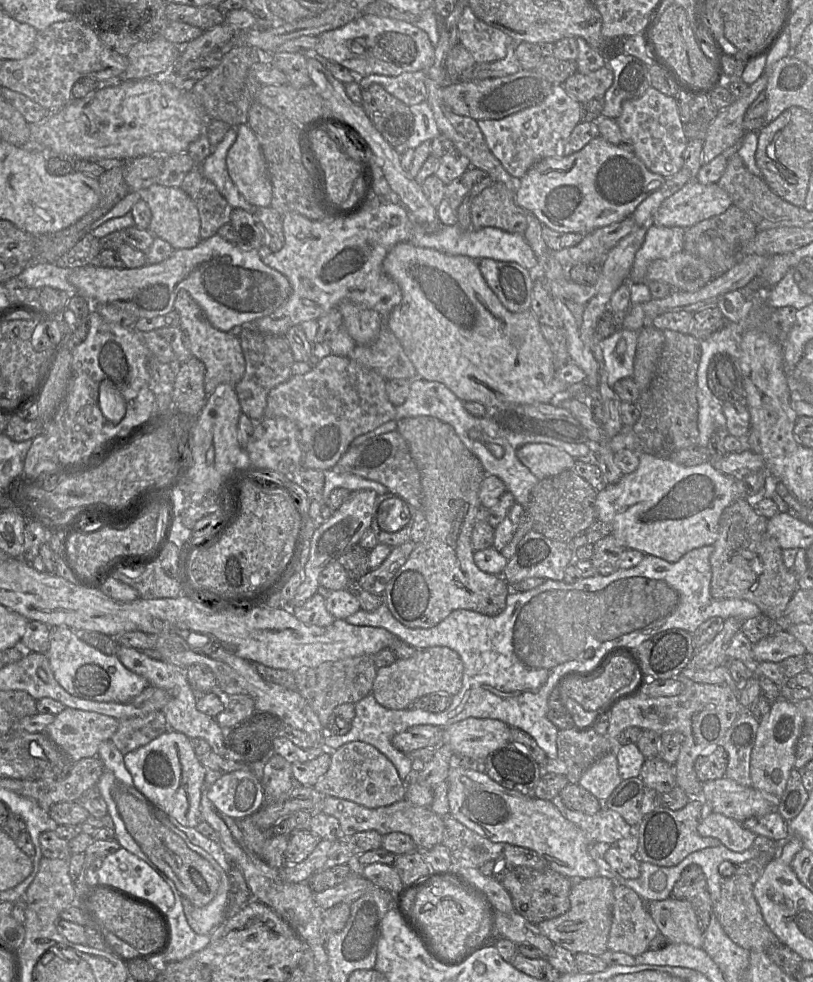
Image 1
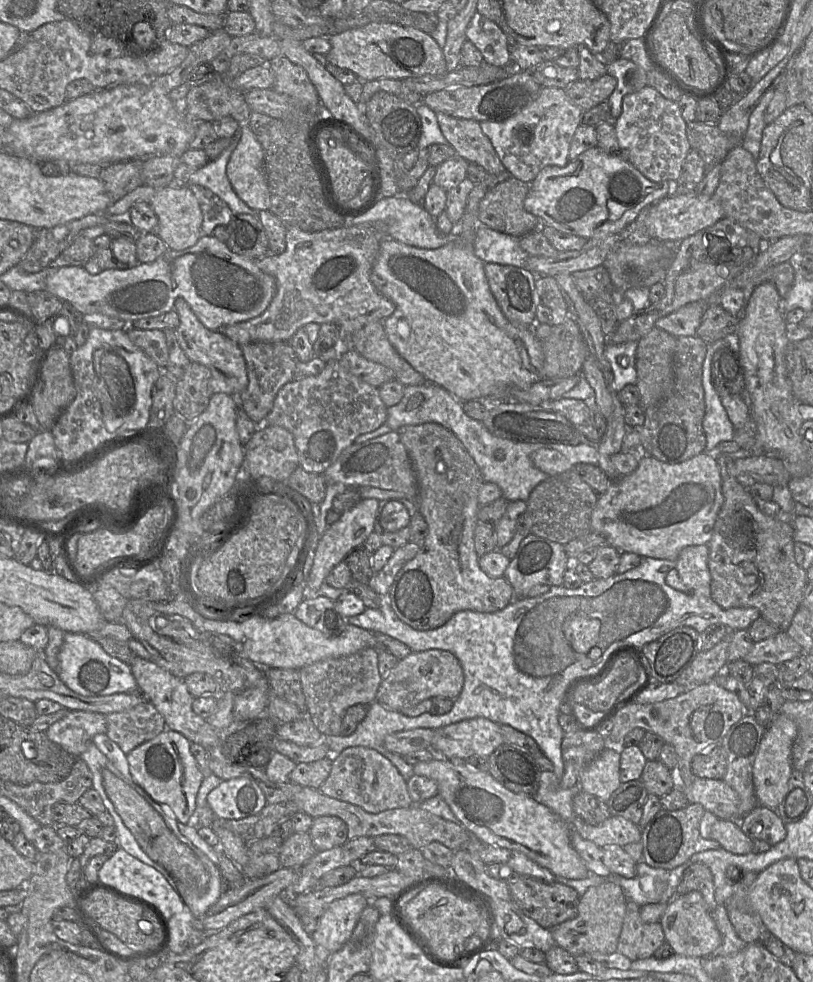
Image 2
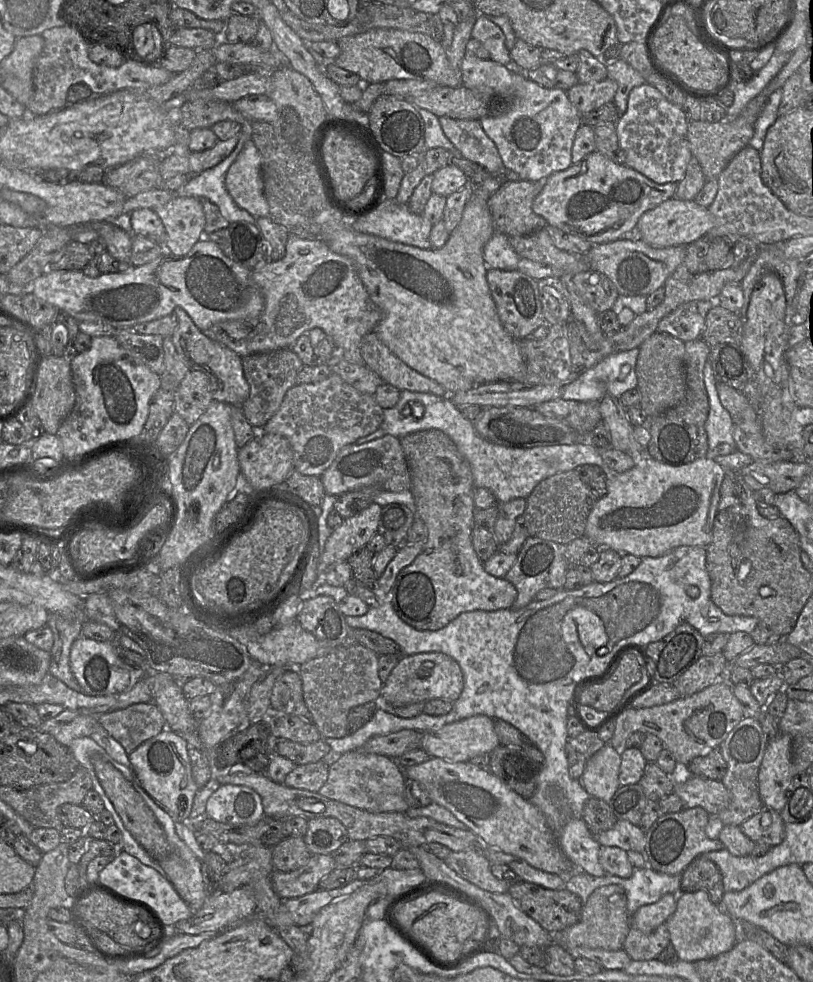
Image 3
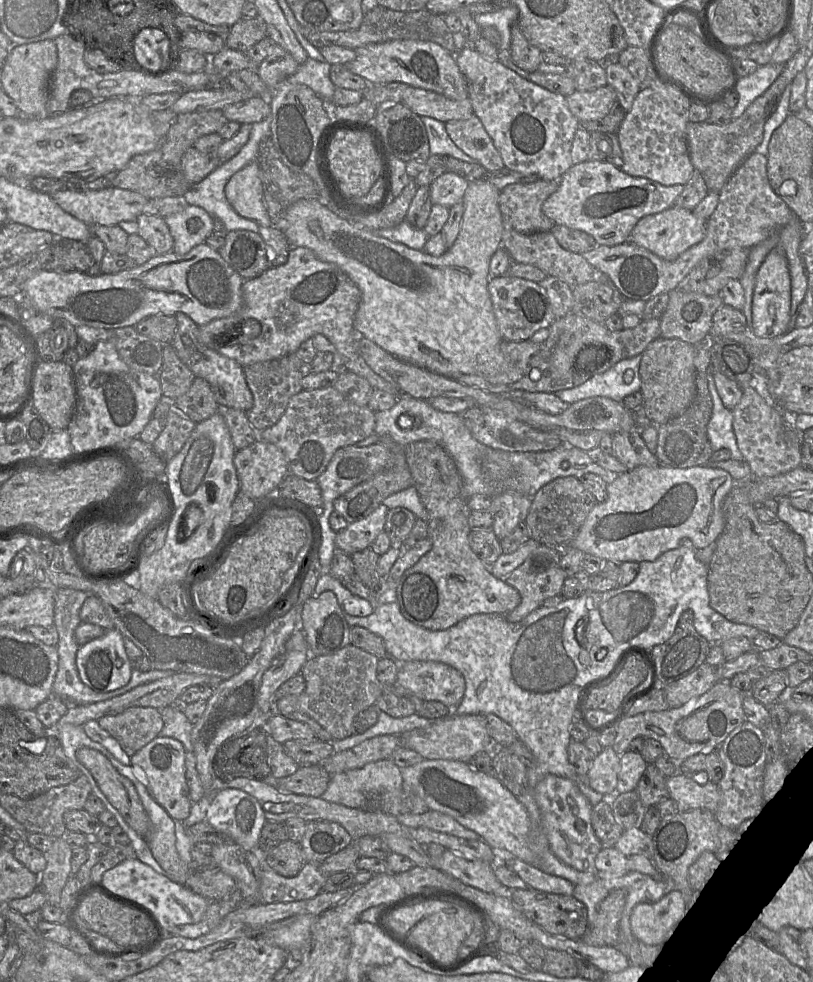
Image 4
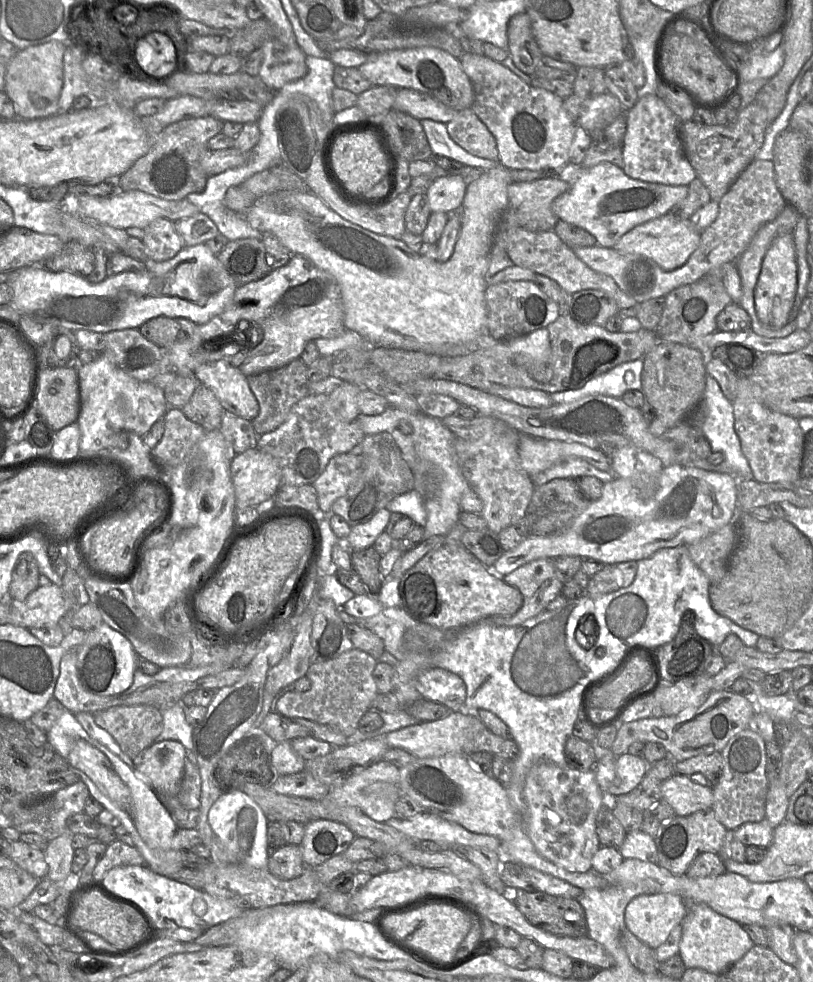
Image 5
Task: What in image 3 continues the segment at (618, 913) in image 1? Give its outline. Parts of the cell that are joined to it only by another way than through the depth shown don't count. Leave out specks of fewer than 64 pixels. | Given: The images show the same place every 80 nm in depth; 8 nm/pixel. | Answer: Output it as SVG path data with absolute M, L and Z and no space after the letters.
M661 924L649 934L642 933L631 925L623 949L631 960L647 961L656 959L670 944L670 933L666 924Z

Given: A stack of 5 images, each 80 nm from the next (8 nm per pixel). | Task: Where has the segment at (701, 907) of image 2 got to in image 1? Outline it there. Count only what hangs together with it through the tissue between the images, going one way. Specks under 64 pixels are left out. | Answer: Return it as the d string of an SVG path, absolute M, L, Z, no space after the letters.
M670 897L647 903L647 910L670 943L702 948L704 930L690 902Z

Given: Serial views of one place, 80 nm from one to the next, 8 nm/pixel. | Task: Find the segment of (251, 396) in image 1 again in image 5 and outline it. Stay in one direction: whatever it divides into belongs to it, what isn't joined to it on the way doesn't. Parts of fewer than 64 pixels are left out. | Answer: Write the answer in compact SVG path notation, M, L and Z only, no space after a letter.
M297 358L283 367L247 377L249 387L259 405L259 413L251 421L258 436L278 428L287 419L292 406L310 394L307 370L308 366Z

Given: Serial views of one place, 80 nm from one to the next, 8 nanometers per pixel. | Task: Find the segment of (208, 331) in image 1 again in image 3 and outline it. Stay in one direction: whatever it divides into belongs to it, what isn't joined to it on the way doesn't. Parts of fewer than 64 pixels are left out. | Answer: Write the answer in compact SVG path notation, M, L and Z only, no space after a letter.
M181 307L174 312L178 325L172 335L173 344L190 369L199 370L208 375L214 400L242 406L249 397L249 384L244 376L242 357L222 343L207 337Z

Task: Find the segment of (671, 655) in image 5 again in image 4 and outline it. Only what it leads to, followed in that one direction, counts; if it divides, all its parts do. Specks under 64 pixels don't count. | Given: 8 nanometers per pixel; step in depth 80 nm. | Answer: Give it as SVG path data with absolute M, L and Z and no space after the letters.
M685 610L673 635L651 648L661 684L685 678L706 662L711 644L696 631L693 618L693 612Z

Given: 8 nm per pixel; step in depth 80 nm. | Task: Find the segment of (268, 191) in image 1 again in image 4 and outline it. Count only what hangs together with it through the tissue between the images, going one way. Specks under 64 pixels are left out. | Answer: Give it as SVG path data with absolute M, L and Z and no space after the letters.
M253 161L231 176L225 187L228 202L242 217L255 220L258 225L273 225L264 203L263 184L259 162Z

